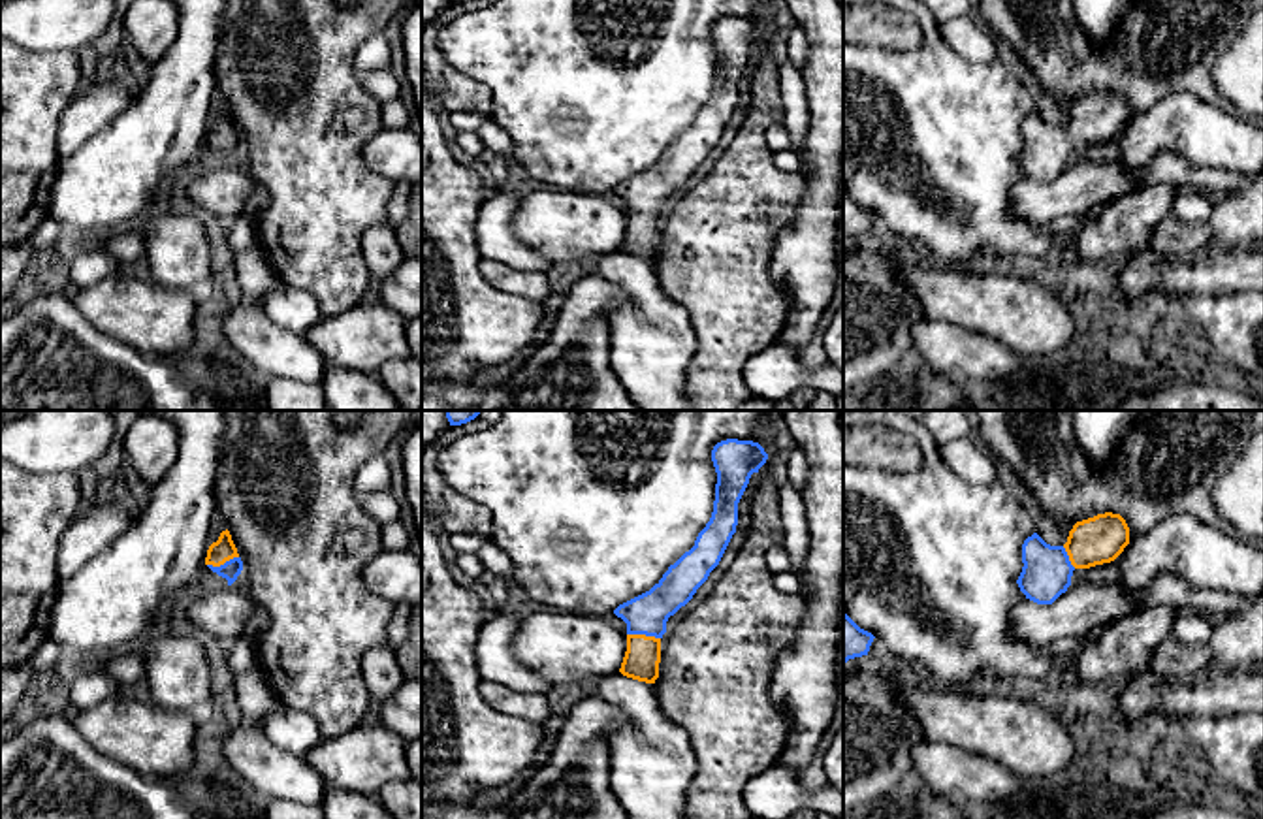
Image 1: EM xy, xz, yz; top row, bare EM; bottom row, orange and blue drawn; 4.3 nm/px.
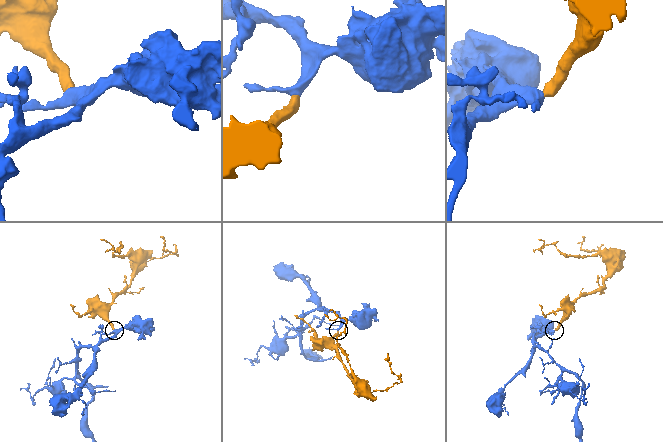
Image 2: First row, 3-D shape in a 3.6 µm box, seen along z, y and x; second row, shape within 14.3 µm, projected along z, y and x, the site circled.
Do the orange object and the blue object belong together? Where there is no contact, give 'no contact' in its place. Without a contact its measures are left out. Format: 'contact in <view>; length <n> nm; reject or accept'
contact in xz; length 150 nm; accept

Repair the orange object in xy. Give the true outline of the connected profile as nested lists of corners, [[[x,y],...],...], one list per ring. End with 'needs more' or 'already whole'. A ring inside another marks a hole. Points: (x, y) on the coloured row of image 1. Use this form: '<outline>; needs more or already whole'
[[[222,531],[218,540],[207,550],[205,565],[232,586],[243,570],[243,561],[232,540],[230,531]]]; needs more

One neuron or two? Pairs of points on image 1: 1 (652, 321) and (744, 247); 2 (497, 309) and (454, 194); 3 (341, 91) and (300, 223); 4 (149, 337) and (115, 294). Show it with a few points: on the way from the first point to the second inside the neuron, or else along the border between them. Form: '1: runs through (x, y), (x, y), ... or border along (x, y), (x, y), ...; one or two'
1: border along (652, 264), (661, 289), (686, 309), (697, 341); two
2: runs through (469, 281), (454, 266), (454, 223); one
3: runs through (313, 123), (313, 191); one
4: runs through (147, 326), (127, 305); one

